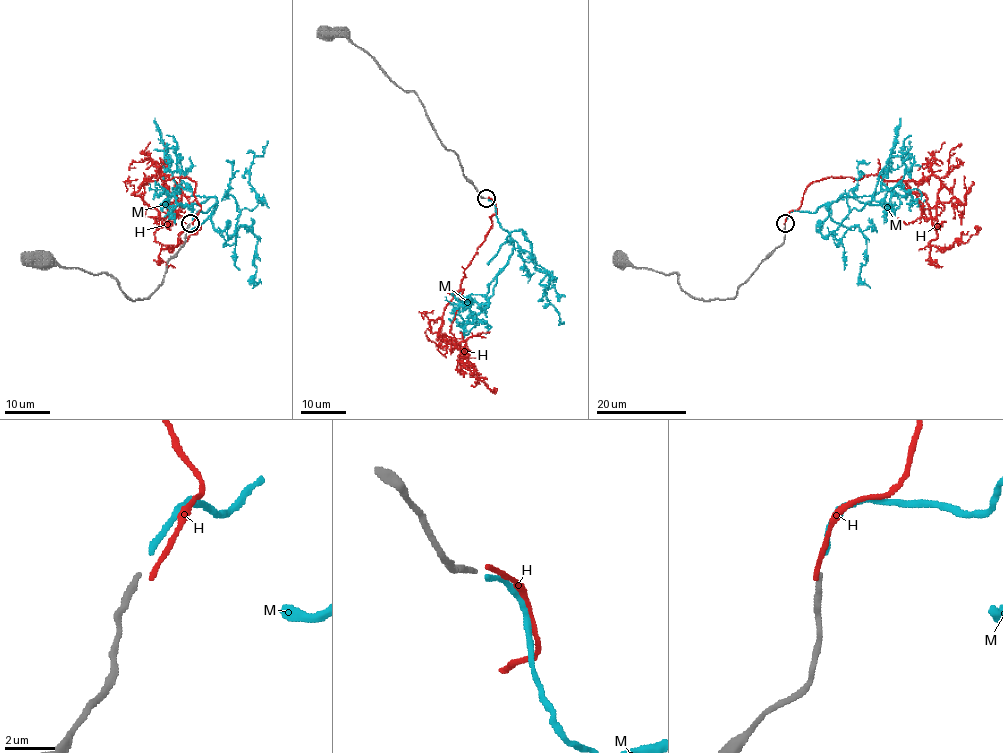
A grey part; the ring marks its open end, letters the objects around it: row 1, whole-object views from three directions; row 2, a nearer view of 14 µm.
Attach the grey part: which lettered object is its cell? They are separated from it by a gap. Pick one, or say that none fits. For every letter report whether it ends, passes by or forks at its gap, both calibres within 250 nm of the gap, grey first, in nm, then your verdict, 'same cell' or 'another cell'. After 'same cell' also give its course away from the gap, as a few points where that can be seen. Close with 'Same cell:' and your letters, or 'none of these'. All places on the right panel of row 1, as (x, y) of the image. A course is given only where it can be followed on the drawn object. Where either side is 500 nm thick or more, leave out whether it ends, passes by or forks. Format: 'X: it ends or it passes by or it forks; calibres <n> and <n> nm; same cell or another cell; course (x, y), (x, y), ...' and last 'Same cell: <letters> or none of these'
H: it ends; calibres 240 and 190 nm; another cell
M: it ends; calibres 240 and 200 nm; same cell; course (786, 220), (823, 205), (818, 231), (832, 232), (871, 199), (880, 171), (908, 140)
Same cell: M

